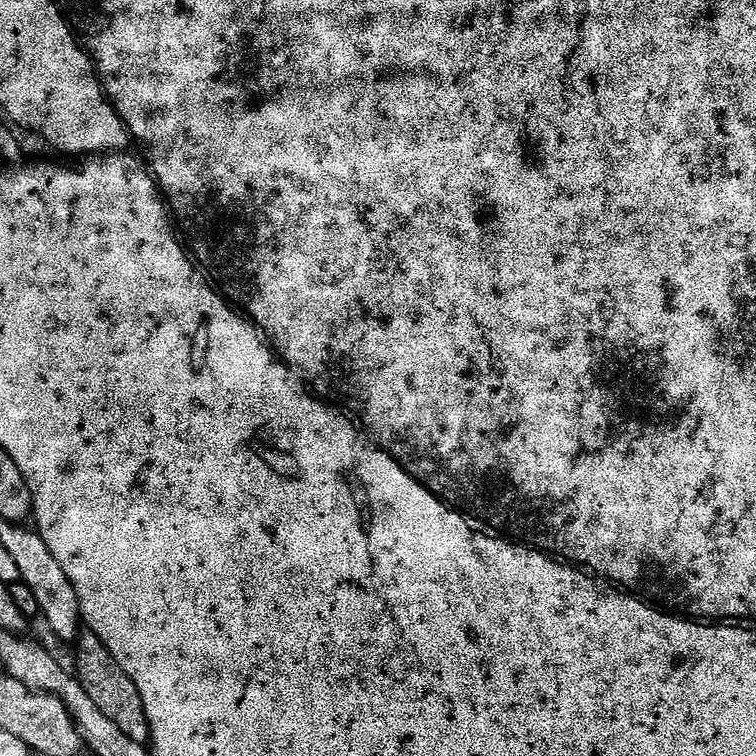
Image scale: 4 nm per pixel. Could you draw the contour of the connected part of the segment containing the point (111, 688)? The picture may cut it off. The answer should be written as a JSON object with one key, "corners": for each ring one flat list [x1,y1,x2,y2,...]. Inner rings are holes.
{"corners":[[81,635,75,641,74,647,76,647,74,675,79,680,82,690,86,690,86,694,90,694,94,706,98,706,98,710,102,710,102,714,106,714,106,718,110,718,110,722,114,722,114,726,118,726,118,730,122,730,122,734,134,738,134,742,147,745,150,740,148,719,146,710,142,706,142,694,138,694,138,686,134,686,134,682,130,682,126,670,122,670,122,666,118,666,118,662,114,662,110,650,106,650,106,646,97,636]]}

